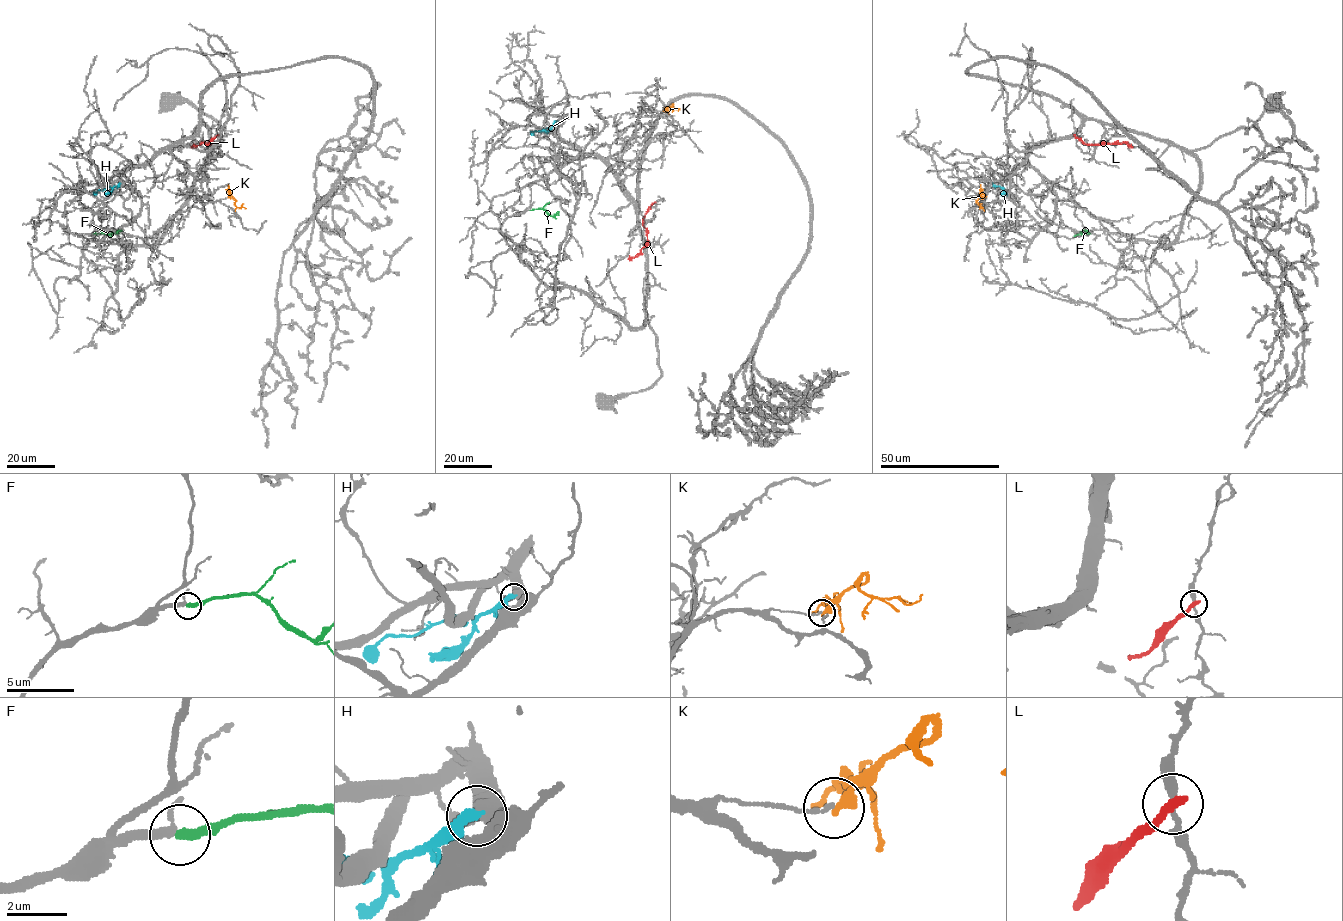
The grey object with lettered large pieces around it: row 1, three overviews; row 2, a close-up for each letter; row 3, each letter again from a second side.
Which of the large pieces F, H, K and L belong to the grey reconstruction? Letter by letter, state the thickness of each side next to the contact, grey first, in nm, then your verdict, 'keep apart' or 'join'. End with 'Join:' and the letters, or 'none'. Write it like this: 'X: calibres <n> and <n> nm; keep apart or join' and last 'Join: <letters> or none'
F: calibres 240 and 320 nm; join
H: calibres 440 and 360 nm; keep apart
K: calibres 140 and 360 nm; keep apart
L: calibres 280 and 320 nm; keep apart
Join: F

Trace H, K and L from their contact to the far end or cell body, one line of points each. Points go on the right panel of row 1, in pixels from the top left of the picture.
H: (993, 183), (1003, 187), (1007, 195)
K: (983, 197), (979, 196), (976, 200), (979, 208)
L: (1074, 135), (1083, 143), (1126, 143), (1131, 147)

